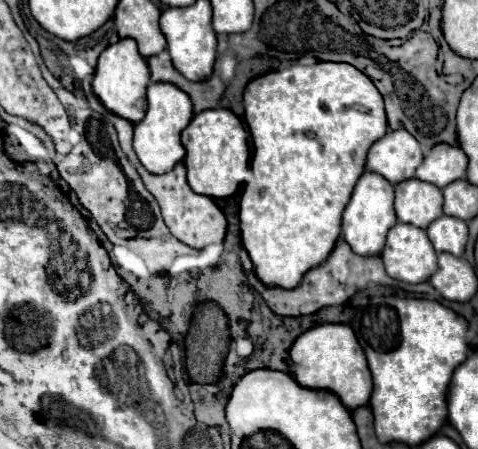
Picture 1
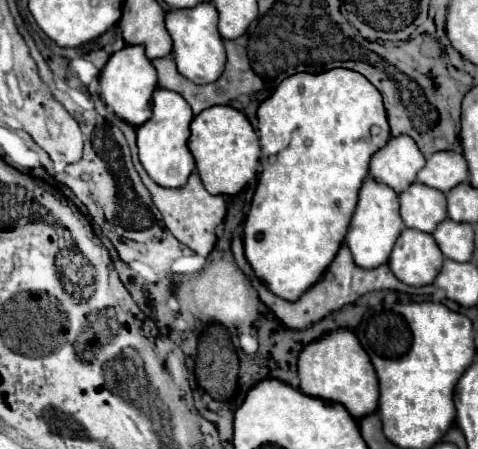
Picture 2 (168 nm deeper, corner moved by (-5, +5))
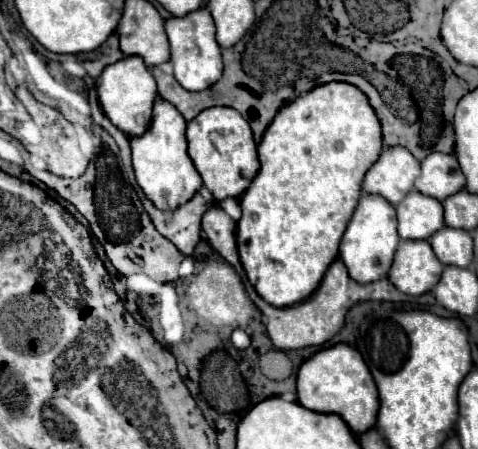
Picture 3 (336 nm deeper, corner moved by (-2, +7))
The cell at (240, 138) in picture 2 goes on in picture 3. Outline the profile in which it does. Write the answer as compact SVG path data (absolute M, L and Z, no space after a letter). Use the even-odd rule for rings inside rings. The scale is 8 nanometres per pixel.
M209 107L201 111L193 121L187 123L189 157L193 159L203 185L213 193L215 201L225 197L240 196L243 201L245 191L261 169L259 144L254 141L251 127L241 113L231 107Z

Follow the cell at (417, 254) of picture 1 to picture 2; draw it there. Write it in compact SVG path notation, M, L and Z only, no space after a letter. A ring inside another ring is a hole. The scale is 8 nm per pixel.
M404 229L394 245L388 267L406 285L424 287L434 283L440 273L444 255L432 235L416 229Z

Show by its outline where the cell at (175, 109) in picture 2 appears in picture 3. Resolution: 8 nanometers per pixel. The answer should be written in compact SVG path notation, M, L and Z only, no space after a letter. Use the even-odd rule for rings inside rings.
M157 97L153 105L153 121L149 129L139 137L131 137L133 169L135 169L137 183L141 185L145 195L163 211L183 205L203 185L191 157L187 155L185 127L187 123L177 111L177 107Z

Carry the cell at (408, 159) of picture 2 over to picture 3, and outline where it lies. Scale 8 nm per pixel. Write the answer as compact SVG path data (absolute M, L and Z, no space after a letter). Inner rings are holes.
M385 147L373 167L363 179L365 193L383 195L391 205L397 205L411 189L419 175L419 161L409 153L409 149Z

